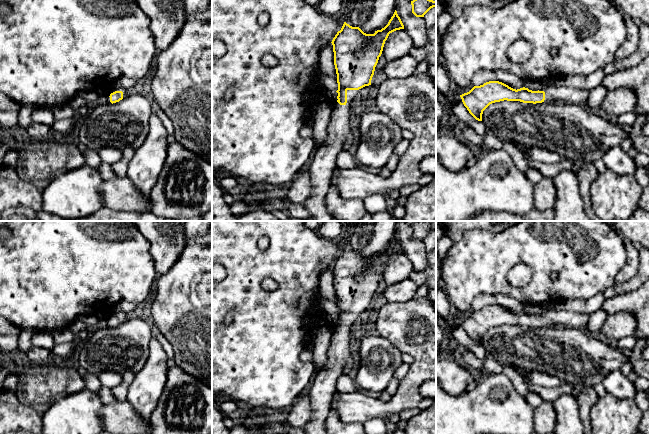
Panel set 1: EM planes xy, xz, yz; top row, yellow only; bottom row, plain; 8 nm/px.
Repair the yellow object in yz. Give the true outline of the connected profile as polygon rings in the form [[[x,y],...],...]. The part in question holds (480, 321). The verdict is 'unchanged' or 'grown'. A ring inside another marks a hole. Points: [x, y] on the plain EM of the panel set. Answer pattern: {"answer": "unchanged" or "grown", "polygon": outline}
{"answer": "grown", "polygon": [[[489,305],[480,310],[474,310],[469,316],[460,319],[464,330],[478,345],[482,345],[483,335],[492,327],[500,325],[520,325],[523,327],[564,327],[585,329],[590,315],[577,314],[564,310],[548,308],[538,315],[528,312],[513,313],[499,305]]]}

